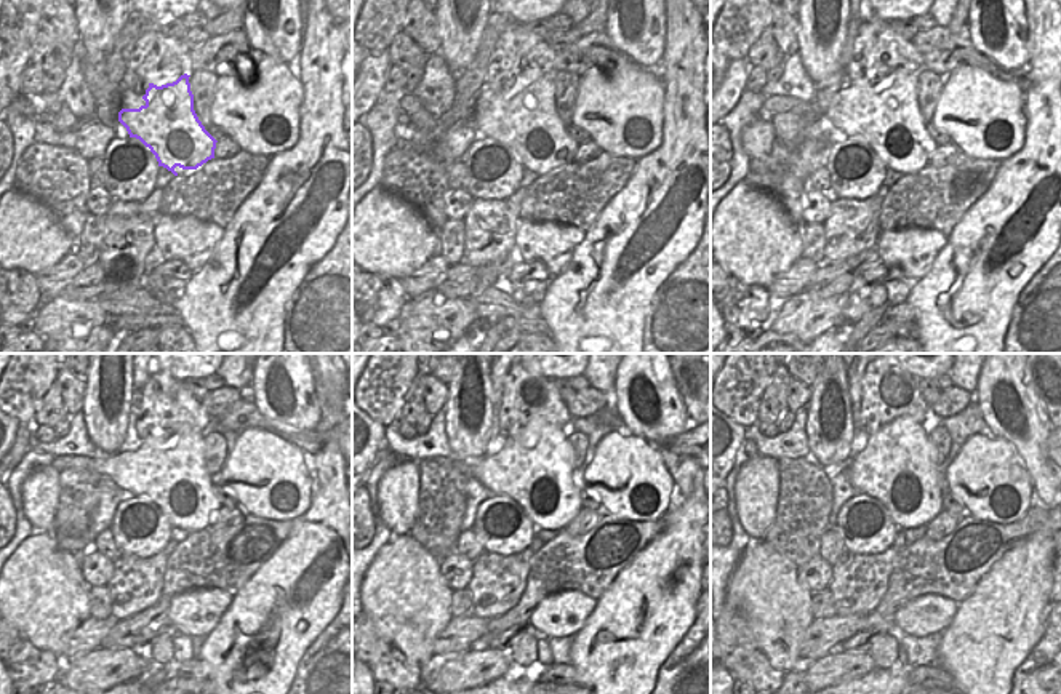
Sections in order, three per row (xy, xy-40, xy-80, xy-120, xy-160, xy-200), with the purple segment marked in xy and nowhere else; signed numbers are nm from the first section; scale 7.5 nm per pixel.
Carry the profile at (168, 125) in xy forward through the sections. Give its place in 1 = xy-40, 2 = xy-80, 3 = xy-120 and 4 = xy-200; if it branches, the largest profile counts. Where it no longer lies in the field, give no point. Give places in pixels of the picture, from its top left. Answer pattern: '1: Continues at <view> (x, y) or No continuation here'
1: Continues at xy-40 (528, 123)
2: Continues at xy-80 (888, 120)
3: Continues at xy-120 (175, 477)
4: Continues at xy-200 (900, 466)

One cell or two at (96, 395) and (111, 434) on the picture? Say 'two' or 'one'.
one

